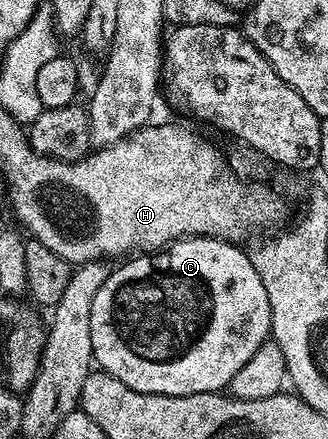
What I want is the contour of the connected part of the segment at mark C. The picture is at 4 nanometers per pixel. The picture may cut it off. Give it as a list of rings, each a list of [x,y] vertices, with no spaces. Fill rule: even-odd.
[[[178,239],[176,243],[170,243],[167,249],[138,254],[125,261],[130,263],[123,264],[118,271],[117,268],[110,270],[103,289],[95,293],[95,305],[91,305],[91,345],[96,366],[123,381],[123,385],[148,395],[194,395],[204,391],[217,393],[228,388],[235,373],[239,373],[239,369],[243,369],[243,365],[247,365],[251,357],[255,357],[258,349],[270,338],[273,329],[271,301],[267,301],[267,289],[263,289],[263,281],[259,273],[255,273],[255,265],[251,265],[248,254],[237,247],[240,246],[236,242],[223,239]]]

